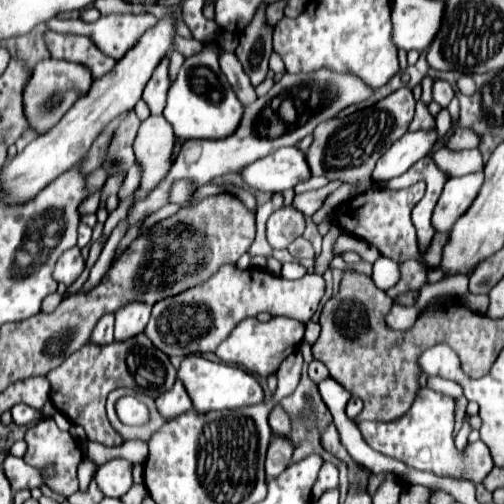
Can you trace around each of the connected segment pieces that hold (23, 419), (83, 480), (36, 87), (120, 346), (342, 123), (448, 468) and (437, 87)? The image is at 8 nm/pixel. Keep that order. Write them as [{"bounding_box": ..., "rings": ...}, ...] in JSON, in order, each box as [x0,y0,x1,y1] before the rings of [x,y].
[{"bounding_box":[11,403,41,425],"rings":[[[17,403],[11,407],[11,415],[13,415],[13,423],[15,425],[29,425],[33,421],[41,421],[41,413],[25,403]]]},{"bounding_box":[79,459,97,491],"rings":[[[85,459],[85,461],[79,465],[79,491],[87,491],[89,481],[91,481],[91,477],[93,477],[95,469],[97,469],[97,465],[95,465],[93,461],[89,461],[89,459]]]},{"bounding_box":[23,59,93,135],"rings":[[[59,59],[39,61],[33,67],[29,83],[25,83],[23,91],[23,107],[25,107],[25,119],[29,119],[29,127],[39,135],[47,133],[51,127],[55,127],[61,121],[65,111],[89,91],[91,83],[93,83],[91,71],[85,65],[59,61]]]},{"bounding_box":[47,333,175,447],"rings":[[[143,333],[125,341],[111,343],[107,347],[97,347],[93,343],[83,345],[79,351],[69,355],[57,369],[53,369],[47,379],[51,381],[51,403],[57,405],[57,411],[65,413],[75,425],[81,425],[89,441],[115,447],[121,445],[121,435],[111,427],[105,413],[105,399],[113,389],[129,387],[149,397],[157,397],[169,391],[175,383],[175,367],[169,357],[161,353]]]},{"bounding_box":[307,87,415,195],"rings":[[[401,87],[395,93],[391,93],[389,97],[381,99],[379,103],[361,109],[357,113],[351,115],[351,123],[349,117],[345,119],[329,119],[325,123],[321,123],[313,137],[313,145],[307,151],[307,161],[311,167],[311,173],[317,177],[327,177],[329,181],[341,181],[347,185],[353,185],[355,191],[353,195],[359,195],[361,191],[367,191],[373,187],[373,183],[369,181],[369,175],[377,163],[377,159],[397,141],[401,139],[401,135],[407,133],[409,123],[415,115],[415,97],[411,93],[409,87]]]},{"bounding_box":[359,387,493,483],"rings":[[[427,387],[417,391],[417,399],[413,401],[411,409],[389,423],[383,421],[363,421],[359,423],[359,431],[363,435],[363,439],[367,441],[369,447],[373,447],[375,451],[395,457],[399,461],[403,461],[405,465],[419,469],[419,471],[433,471],[435,475],[449,475],[455,479],[467,479],[467,481],[477,481],[481,483],[481,479],[491,471],[493,461],[489,455],[489,449],[485,447],[483,451],[483,459],[477,459],[475,463],[471,463],[471,459],[465,459],[465,455],[461,451],[455,449],[454,443],[454,425],[455,425],[455,400],[449,395],[431,391]]]},{"bounding_box":[433,81,455,107],"rings":[[[447,81],[433,83],[433,101],[437,101],[441,107],[447,107],[453,97],[455,97],[455,91]]]}]

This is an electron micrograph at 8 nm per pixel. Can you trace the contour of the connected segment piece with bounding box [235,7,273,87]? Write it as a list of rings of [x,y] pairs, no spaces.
[[[261,7],[249,27],[245,29],[241,43],[235,51],[241,61],[245,73],[249,75],[253,87],[263,83],[269,71],[269,55],[271,55],[271,33],[273,29],[265,23],[265,7]]]

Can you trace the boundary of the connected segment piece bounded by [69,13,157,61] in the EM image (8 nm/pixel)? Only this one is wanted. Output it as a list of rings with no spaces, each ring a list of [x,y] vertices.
[[[151,13],[103,15],[95,23],[71,21],[69,33],[87,35],[105,55],[119,61],[131,47],[137,45],[137,39],[141,39],[153,23],[157,23],[157,19]]]

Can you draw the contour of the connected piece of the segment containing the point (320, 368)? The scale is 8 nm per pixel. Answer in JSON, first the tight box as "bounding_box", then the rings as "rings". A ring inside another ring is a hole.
{"bounding_box":[308,360,330,383],"rings":[[[313,360],[309,364],[308,375],[315,383],[319,383],[321,380],[330,376],[325,365],[317,360]]]}

